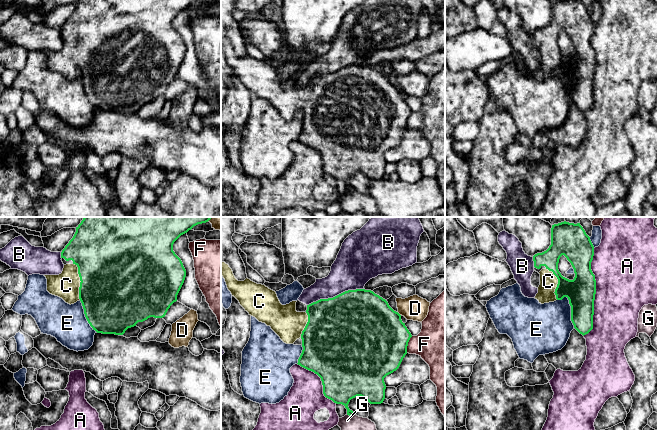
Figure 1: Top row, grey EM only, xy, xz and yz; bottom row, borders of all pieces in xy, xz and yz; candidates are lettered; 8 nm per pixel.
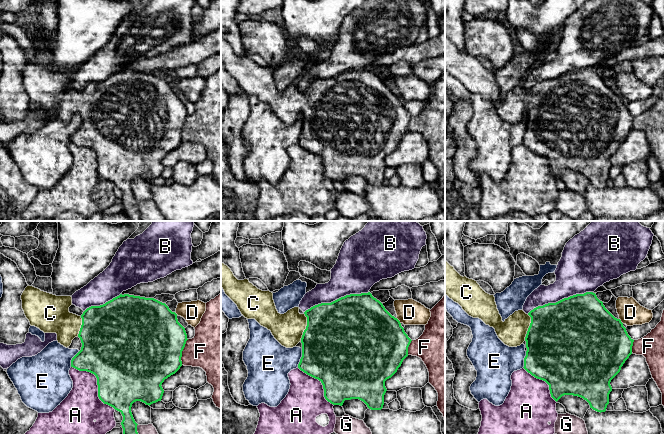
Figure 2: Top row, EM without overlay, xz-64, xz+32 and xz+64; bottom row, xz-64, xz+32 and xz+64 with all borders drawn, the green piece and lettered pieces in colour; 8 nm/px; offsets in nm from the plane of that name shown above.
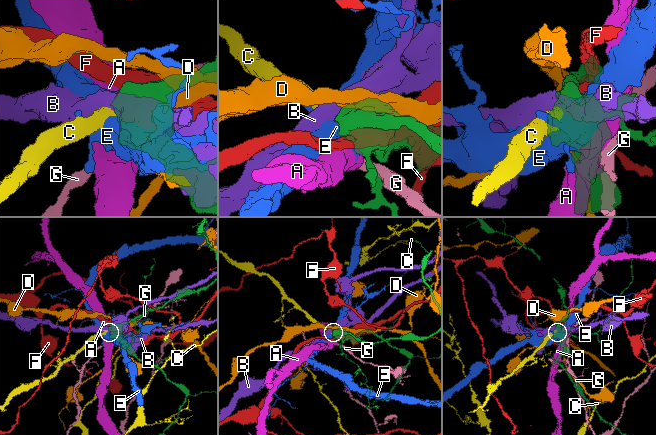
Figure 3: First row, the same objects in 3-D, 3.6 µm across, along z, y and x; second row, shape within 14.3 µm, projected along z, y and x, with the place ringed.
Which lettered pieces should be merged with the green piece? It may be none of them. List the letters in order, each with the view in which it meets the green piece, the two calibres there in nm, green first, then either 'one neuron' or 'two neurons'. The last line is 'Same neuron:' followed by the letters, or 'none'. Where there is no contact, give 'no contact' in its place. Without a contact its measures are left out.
A: contact in yz; calibres 240 and 460 nm; two neurons
B: contact in xz; calibres 500 and 320 nm; two neurons
C: contact in xy; calibres 500 and 220 nm; one neuron
D: contact in xz; calibres 480 and 200 nm; two neurons
E: contact in yz; calibres 240 and 380 nm; two neurons
F: contact in xz; calibres 500 and 340 nm; two neurons
G: contact in xz; calibres 260 and 120 nm; two neurons
Same neuron: C

